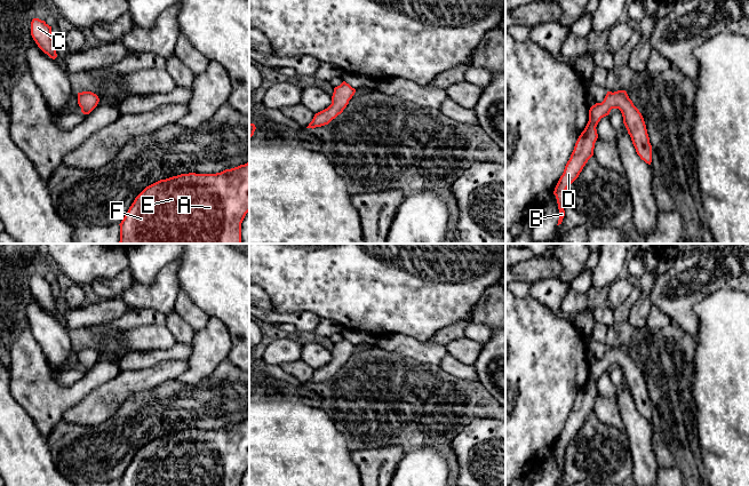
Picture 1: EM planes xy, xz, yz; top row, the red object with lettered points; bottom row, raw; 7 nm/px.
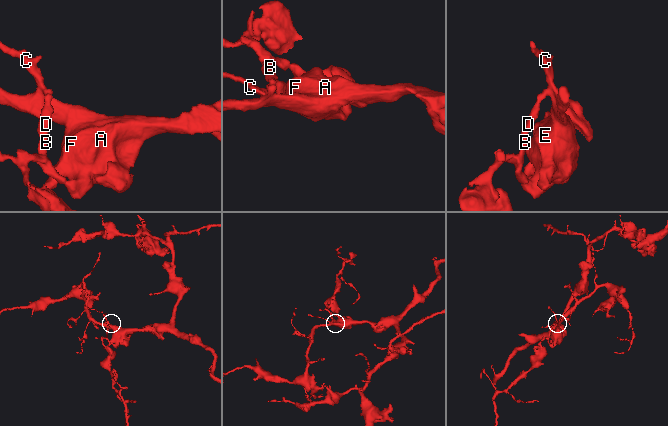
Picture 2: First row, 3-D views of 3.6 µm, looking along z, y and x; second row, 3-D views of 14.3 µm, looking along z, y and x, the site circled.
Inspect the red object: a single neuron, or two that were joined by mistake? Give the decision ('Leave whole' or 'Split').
Split

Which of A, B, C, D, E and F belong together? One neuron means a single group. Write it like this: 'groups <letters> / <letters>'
groups A C E F / B D

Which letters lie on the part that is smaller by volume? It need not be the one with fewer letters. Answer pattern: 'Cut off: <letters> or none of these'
Cut off: B, D

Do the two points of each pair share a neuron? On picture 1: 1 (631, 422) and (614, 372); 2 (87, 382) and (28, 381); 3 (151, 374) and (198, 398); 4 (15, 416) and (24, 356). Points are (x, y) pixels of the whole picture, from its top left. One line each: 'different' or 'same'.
1: different
2: same
3: different
4: different

